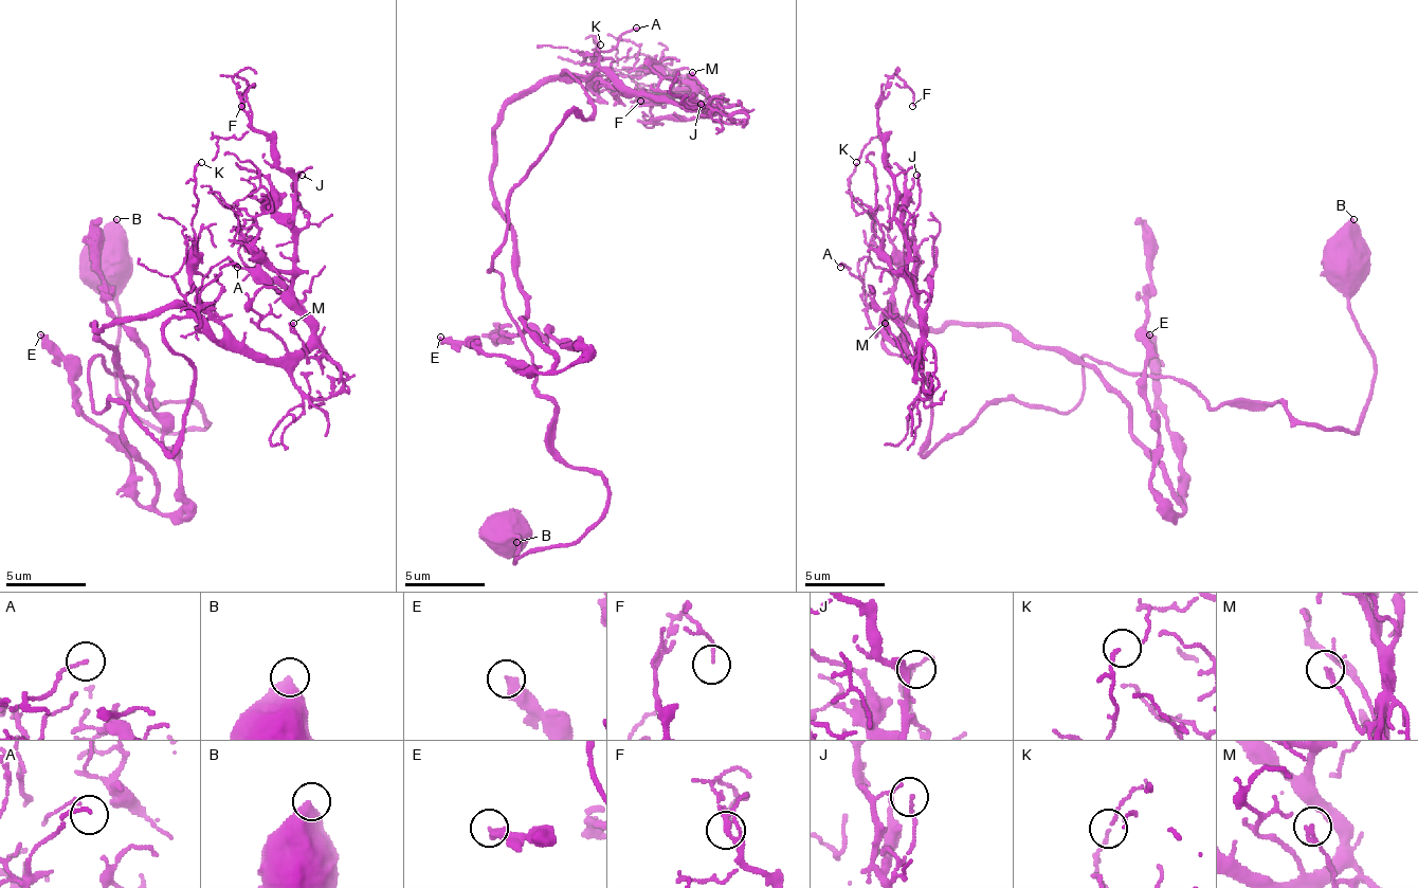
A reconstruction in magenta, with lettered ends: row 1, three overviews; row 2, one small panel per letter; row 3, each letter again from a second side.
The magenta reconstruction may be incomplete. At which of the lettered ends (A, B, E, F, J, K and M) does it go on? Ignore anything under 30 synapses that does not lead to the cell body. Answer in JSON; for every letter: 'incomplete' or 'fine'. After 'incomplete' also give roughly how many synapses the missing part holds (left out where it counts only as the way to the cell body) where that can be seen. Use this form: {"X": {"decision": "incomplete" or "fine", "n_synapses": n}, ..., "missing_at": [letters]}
{"A": {"decision": "fine"}, "B": {"decision": "fine"}, "E": {"decision": "fine"}, "F": {"decision": "fine"}, "J": {"decision": "fine"}, "K": {"decision": "fine"}, "M": {"decision": "fine"}, "missing_at": []}

